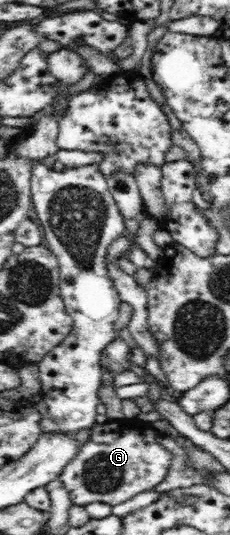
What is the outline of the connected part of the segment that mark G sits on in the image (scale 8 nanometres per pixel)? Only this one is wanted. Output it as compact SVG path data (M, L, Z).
M122 418L95 424L90 431L90 438L79 448L74 459L64 465L58 477L74 505L96 502L118 505L134 495L154 490L168 474L172 455L156 443L160 434L149 423Z

